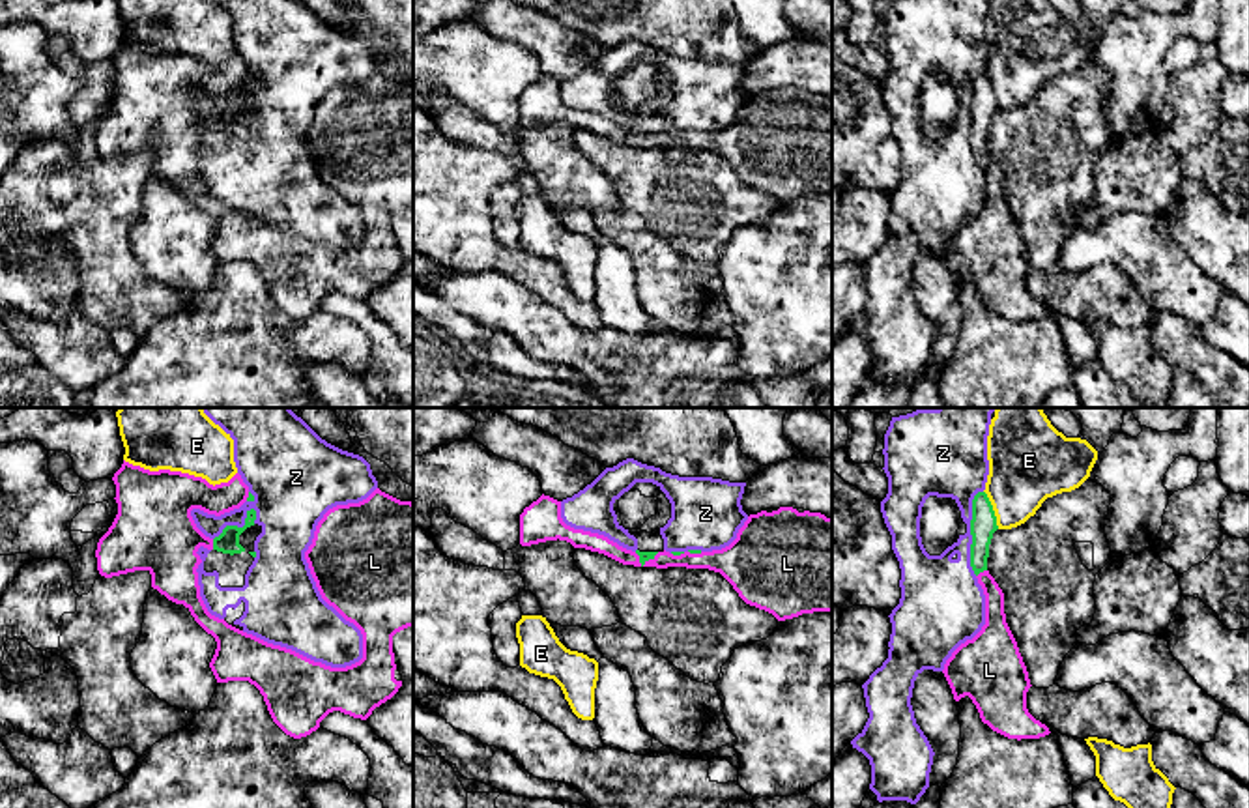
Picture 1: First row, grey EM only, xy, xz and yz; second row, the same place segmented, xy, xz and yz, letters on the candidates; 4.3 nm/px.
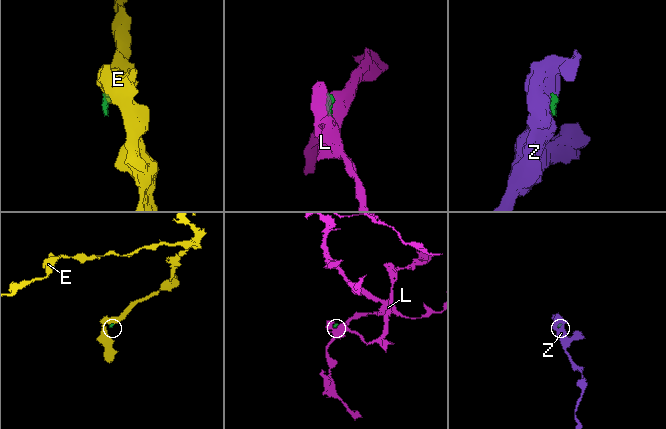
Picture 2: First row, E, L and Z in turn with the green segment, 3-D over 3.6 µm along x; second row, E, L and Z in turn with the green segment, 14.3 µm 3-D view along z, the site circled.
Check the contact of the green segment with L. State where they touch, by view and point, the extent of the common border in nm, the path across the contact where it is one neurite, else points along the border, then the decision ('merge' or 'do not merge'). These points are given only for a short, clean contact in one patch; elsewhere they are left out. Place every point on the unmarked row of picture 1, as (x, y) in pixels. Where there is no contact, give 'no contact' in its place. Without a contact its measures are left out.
contact xy (214, 126); length 50 nm; merge

